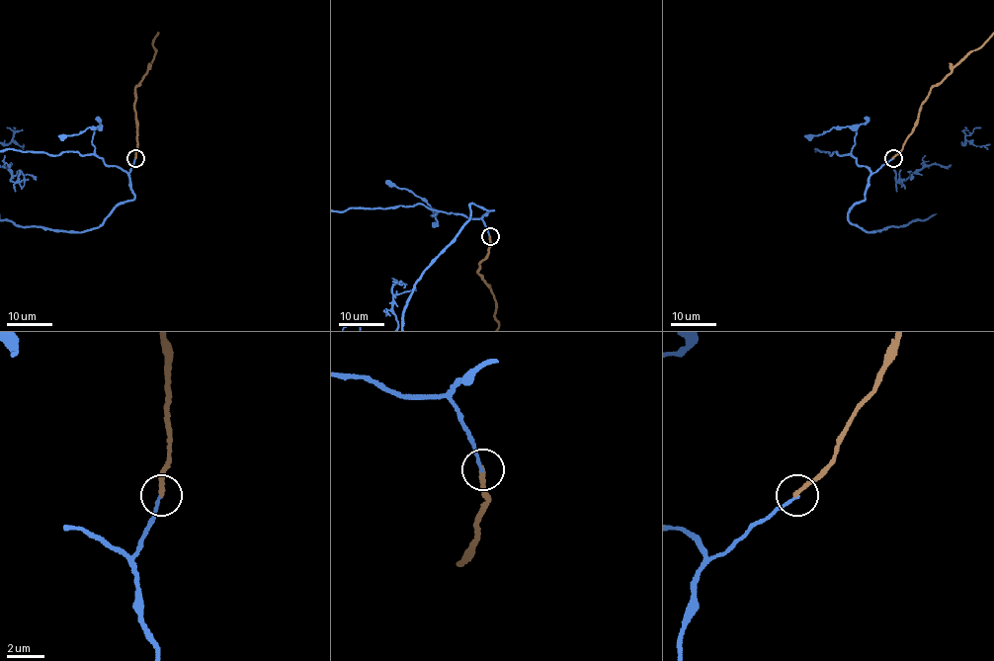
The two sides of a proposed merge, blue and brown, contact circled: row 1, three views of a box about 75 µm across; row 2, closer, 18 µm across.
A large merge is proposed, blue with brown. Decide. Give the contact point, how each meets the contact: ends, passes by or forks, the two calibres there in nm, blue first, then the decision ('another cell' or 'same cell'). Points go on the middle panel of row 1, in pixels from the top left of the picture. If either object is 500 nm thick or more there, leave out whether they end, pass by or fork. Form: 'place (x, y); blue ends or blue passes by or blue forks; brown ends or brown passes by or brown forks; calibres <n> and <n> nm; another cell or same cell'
place (490, 236); blue ends; brown ends; calibres 150 and 220 nm; another cell

